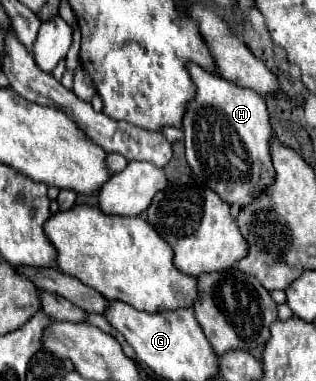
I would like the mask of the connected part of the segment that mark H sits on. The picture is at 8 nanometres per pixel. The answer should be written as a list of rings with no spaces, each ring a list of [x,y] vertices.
[[[187,63],[187,71],[195,85],[195,97],[185,107],[183,133],[185,155],[193,173],[211,187],[229,205],[247,205],[259,189],[265,189],[275,171],[269,155],[273,135],[269,113],[263,97],[251,89],[239,89],[233,81],[223,79],[195,63]]]

